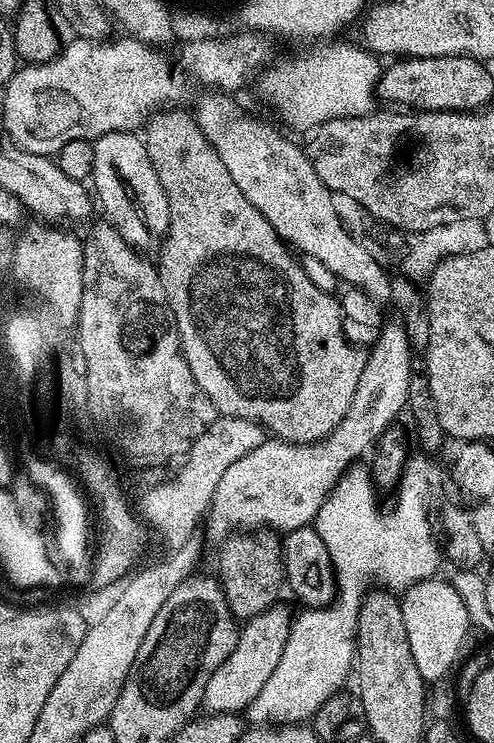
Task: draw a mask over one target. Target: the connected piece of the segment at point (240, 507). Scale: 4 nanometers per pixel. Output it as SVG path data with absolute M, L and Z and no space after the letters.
M385 323L379 338L370 345L362 378L358 378L354 398L342 422L338 422L330 435L313 444L291 444L288 440L268 438L258 450L250 450L246 458L238 458L222 474L212 495L206 513L209 534L224 542L237 530L277 528L280 534L287 534L309 527L343 472L357 463L376 439L375 444L385 435L383 432L395 422L399 412L405 411L413 371L412 344L407 330L400 324Z

